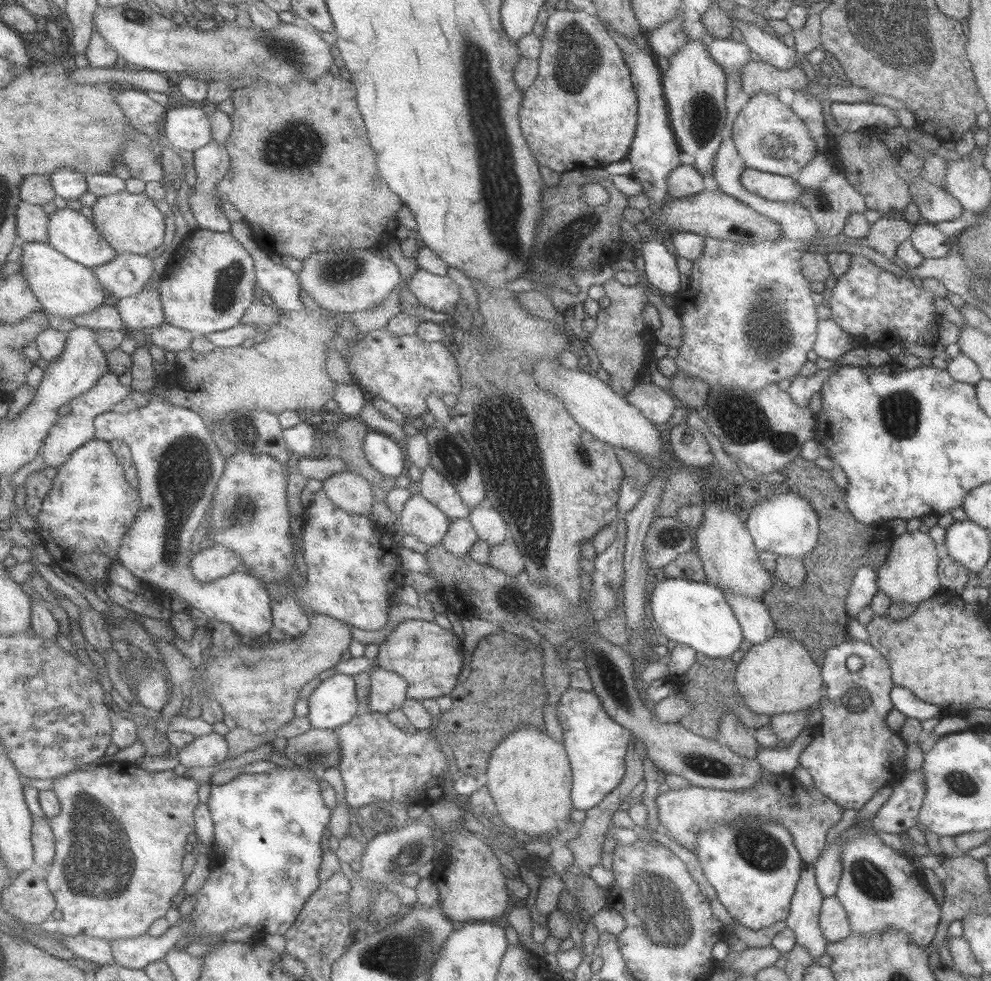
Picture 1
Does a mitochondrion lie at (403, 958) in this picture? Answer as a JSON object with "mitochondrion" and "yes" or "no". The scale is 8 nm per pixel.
{"mitochondrion":"yes"}

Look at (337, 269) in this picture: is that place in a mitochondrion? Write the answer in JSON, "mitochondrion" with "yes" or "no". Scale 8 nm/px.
{"mitochondrion":"yes"}

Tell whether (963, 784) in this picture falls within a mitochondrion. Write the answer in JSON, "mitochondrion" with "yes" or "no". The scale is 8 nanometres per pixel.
{"mitochondrion":"yes"}

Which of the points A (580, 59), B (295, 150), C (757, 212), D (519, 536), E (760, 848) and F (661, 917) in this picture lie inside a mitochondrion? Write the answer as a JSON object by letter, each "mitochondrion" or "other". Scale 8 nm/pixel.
{"A":"mitochondrion","B":"mitochondrion","C":"other","D":"other","E":"mitochondrion","F":"mitochondrion"}

